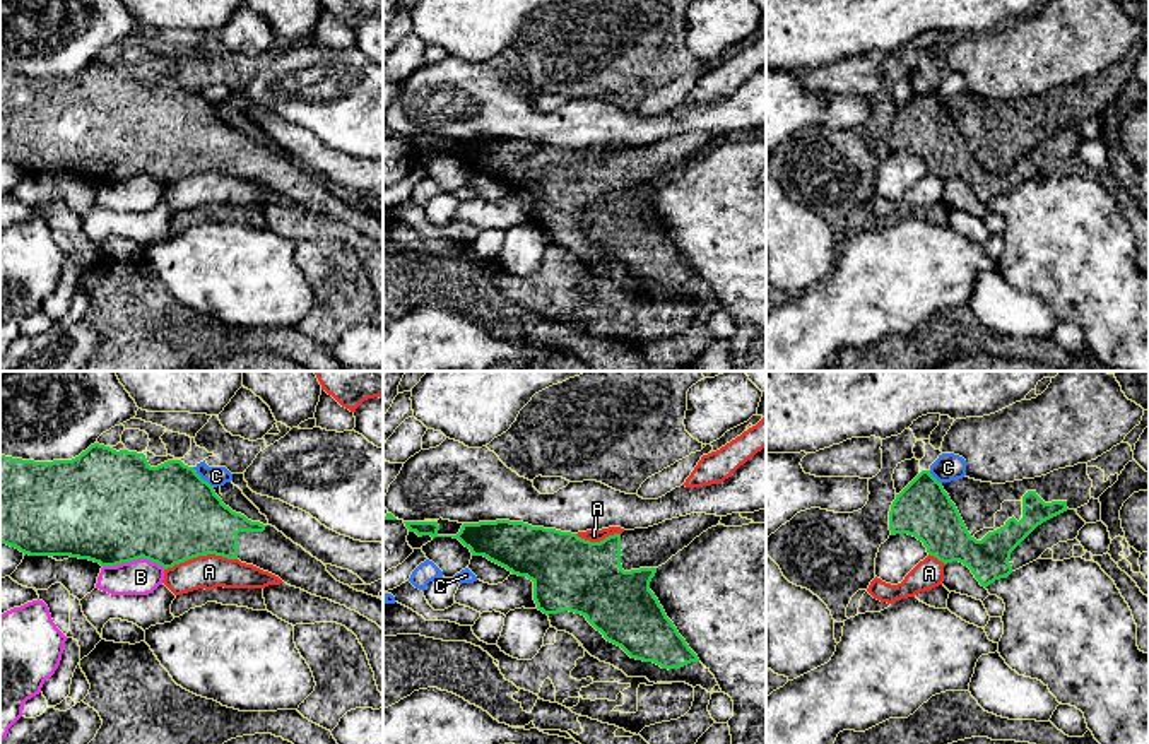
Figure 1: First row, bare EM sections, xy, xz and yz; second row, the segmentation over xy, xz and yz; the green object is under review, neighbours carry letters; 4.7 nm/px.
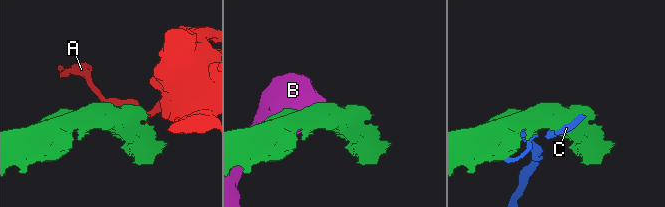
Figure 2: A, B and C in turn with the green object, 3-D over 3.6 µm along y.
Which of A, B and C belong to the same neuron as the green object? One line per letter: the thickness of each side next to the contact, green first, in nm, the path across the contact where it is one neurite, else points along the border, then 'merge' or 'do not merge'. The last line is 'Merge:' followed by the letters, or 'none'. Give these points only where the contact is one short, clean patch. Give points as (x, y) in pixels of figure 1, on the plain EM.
A: 460/160 nm | along xy (236, 175), (199, 171), (164, 187) | do not merge
B: 500/170 nm | along xy (103, 182), (120, 182), (147, 175), (164, 185) | do not merge
C: 460/100 nm | do not merge
Merge: none

